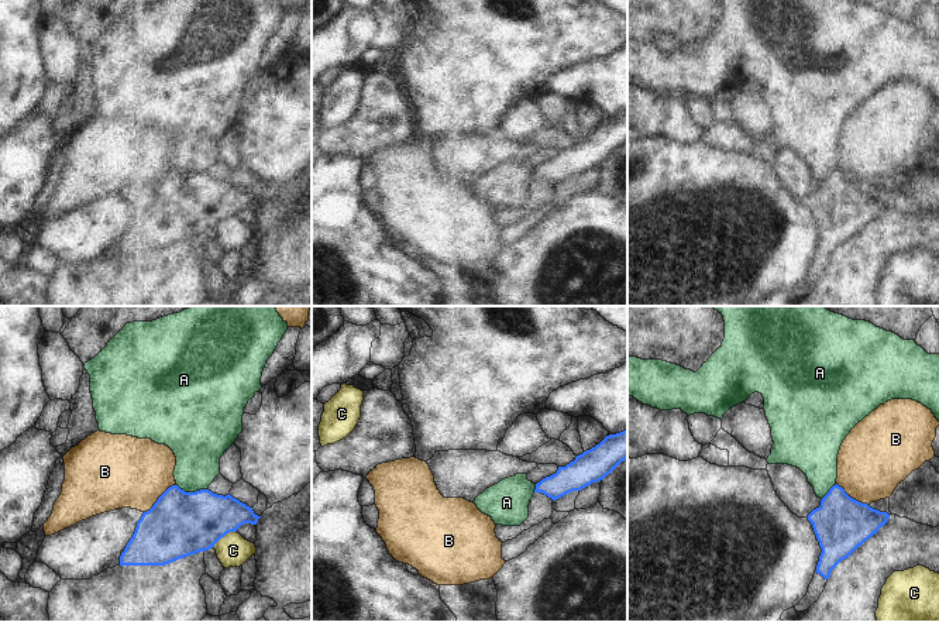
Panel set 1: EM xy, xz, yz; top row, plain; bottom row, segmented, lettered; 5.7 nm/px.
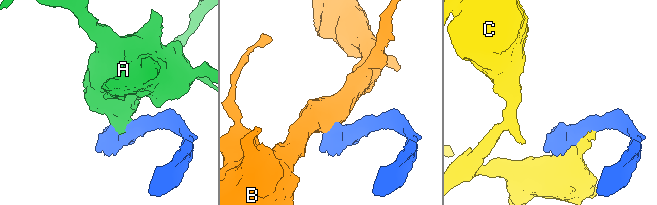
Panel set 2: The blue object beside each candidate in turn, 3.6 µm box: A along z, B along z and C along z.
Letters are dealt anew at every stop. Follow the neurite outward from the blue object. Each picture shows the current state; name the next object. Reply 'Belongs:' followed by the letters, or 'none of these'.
Belongs: none of these

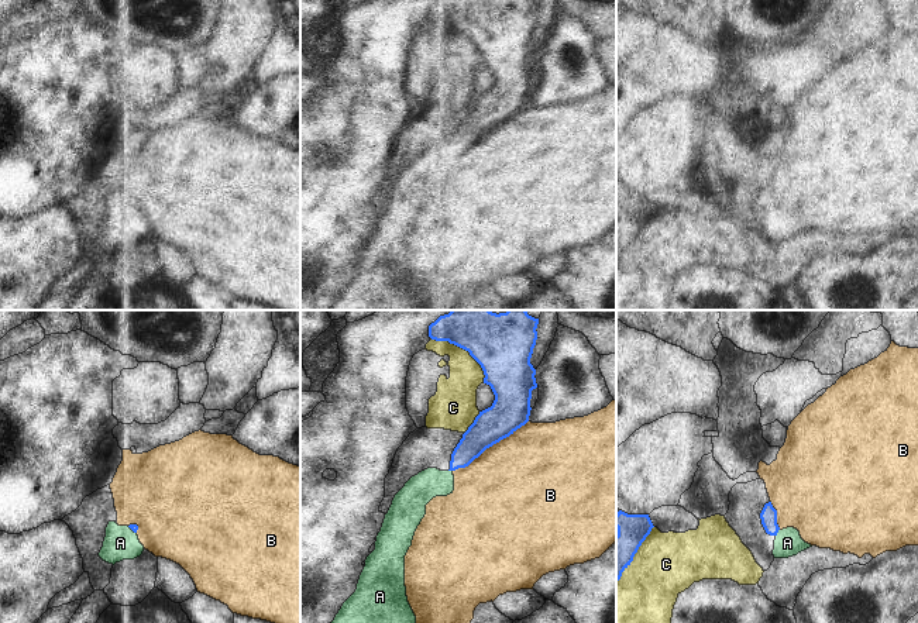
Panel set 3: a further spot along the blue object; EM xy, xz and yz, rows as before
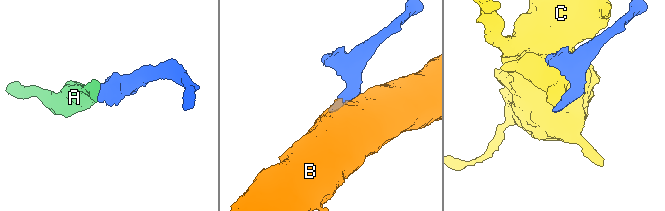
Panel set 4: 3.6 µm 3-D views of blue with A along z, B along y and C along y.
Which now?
Belongs: A

